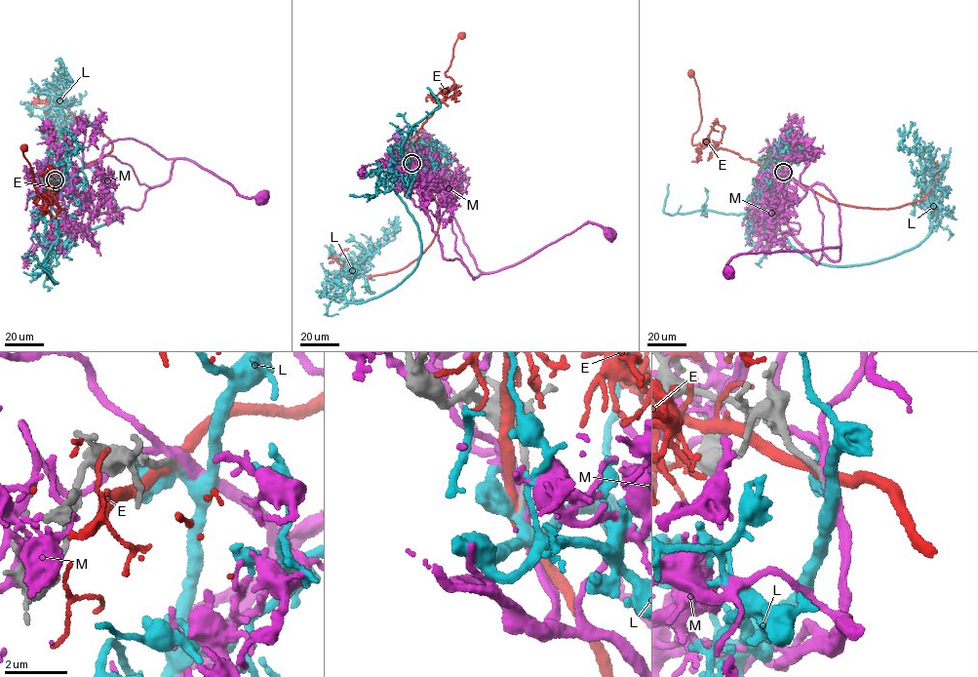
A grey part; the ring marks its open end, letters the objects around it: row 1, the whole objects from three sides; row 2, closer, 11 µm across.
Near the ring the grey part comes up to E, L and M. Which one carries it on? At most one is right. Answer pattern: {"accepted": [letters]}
{"accepted": ["L"]}

